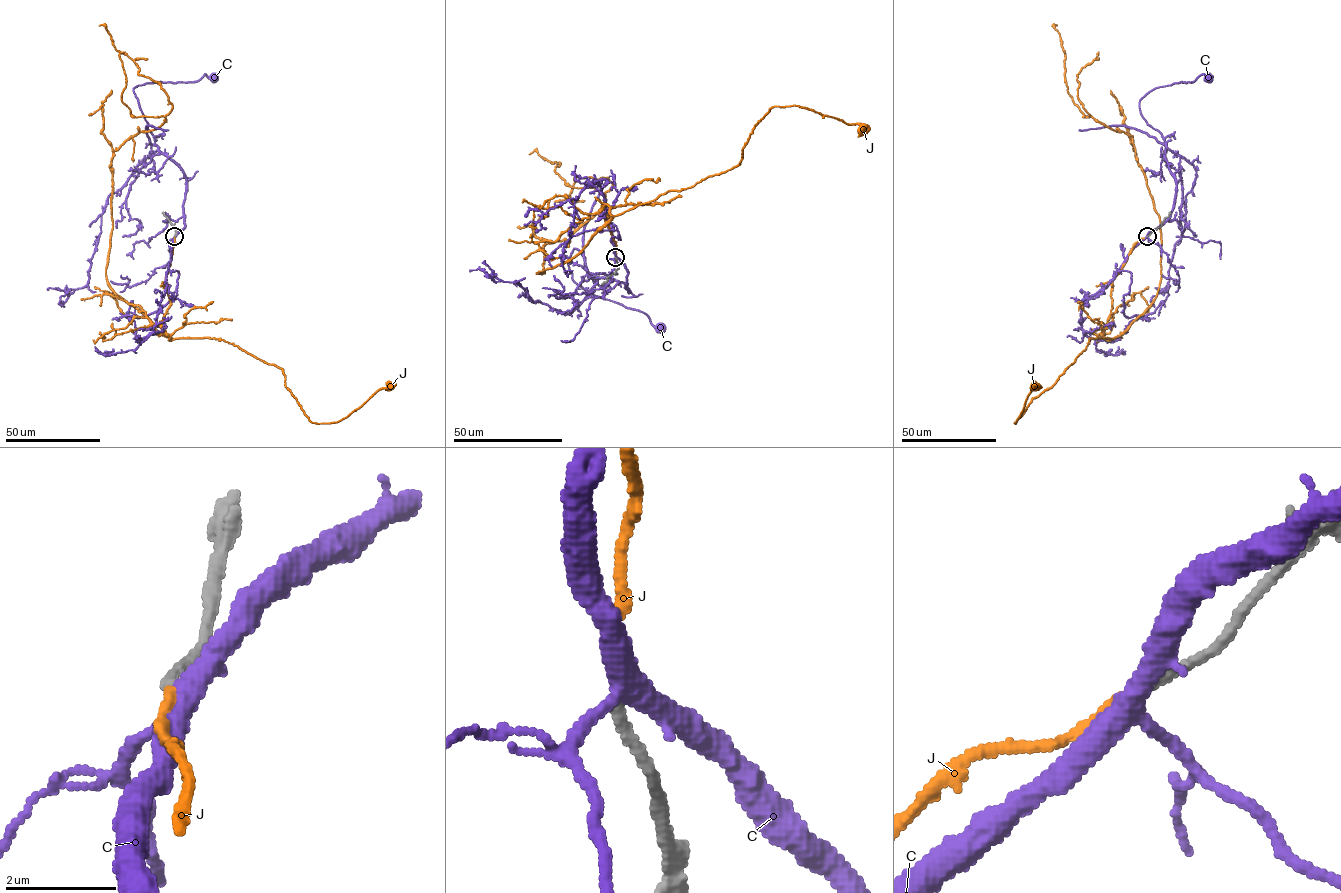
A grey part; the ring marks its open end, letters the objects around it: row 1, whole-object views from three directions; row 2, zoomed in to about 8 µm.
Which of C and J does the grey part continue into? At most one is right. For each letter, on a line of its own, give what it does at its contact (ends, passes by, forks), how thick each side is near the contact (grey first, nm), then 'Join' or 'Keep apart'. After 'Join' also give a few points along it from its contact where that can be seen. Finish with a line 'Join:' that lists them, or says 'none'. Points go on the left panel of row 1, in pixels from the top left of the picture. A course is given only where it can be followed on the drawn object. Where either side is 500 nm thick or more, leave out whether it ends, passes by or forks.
C: It forks there. Thickness 200 nm (grey) against 360 nm. Keep apart
J: It ends there. Thickness 200 nm (grey) against 180 nm. Join. Its course: (174, 236), (161, 327), (170, 340), (219, 338), (281, 368), (312, 422), (339, 421), (391, 386)
Join: J

